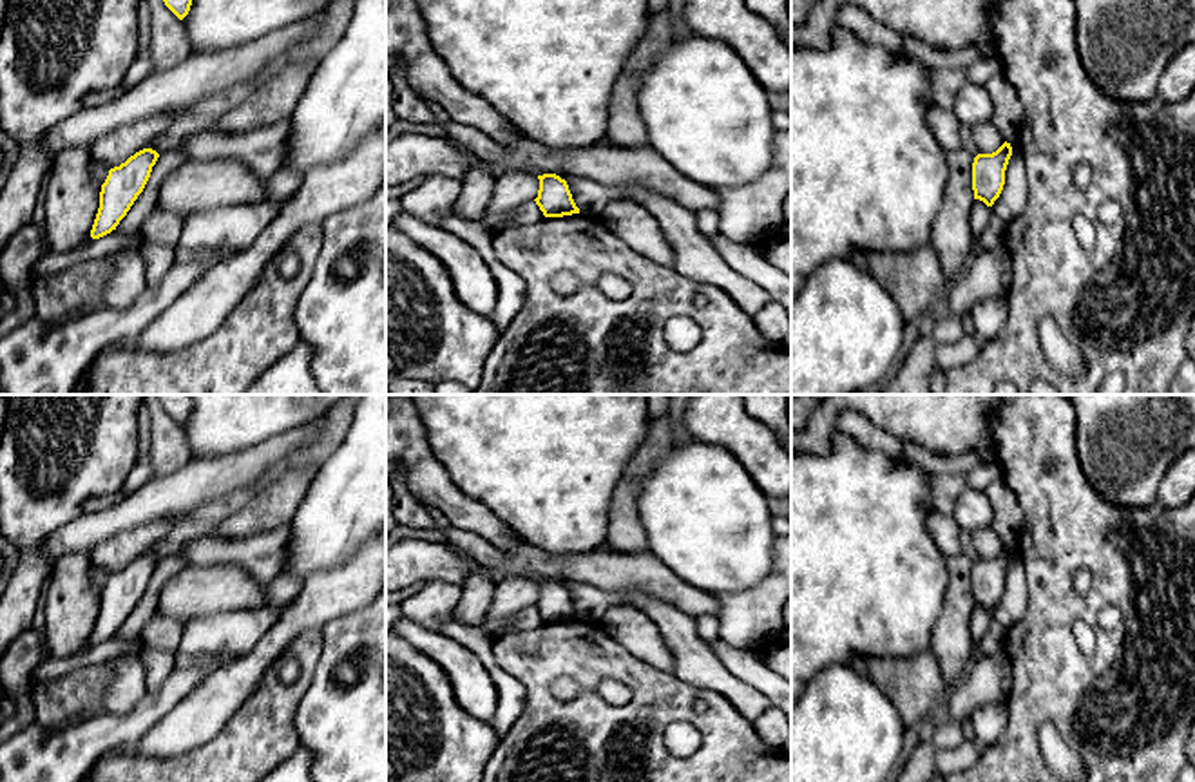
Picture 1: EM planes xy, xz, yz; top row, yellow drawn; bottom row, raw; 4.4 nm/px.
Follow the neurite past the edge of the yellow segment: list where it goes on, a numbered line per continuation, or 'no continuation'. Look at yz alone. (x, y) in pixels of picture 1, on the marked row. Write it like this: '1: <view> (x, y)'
no continuation

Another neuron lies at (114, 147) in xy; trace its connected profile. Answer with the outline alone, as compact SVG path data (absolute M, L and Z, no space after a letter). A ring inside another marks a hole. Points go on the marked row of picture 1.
M181 110L161 112L130 125L120 127L100 136L87 150L91 159L105 165L107 168L120 167L130 156L143 150L145 145L158 134L168 130L179 118Z

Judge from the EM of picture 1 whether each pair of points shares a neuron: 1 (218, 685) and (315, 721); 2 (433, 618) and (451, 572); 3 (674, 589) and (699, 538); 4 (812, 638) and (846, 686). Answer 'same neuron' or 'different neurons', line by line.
1: different neurons
2: different neurons
3: different neurons
4: different neurons

